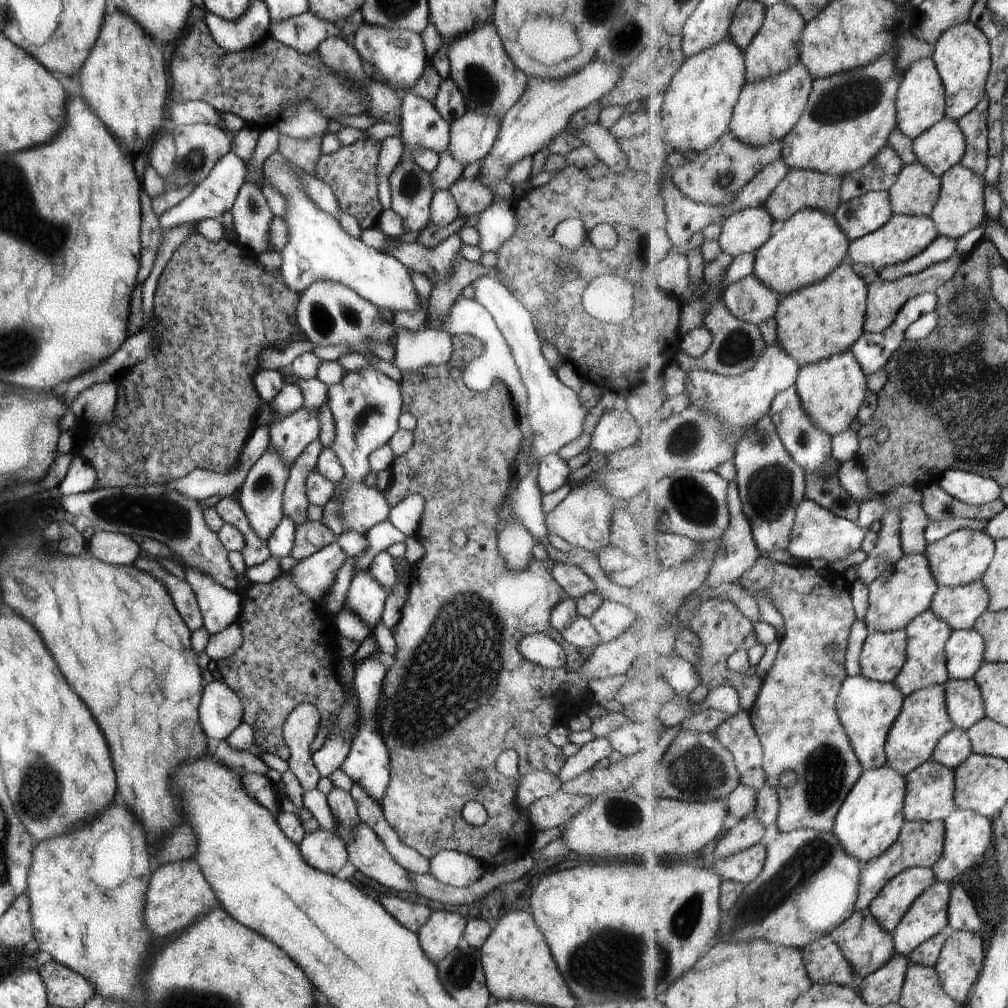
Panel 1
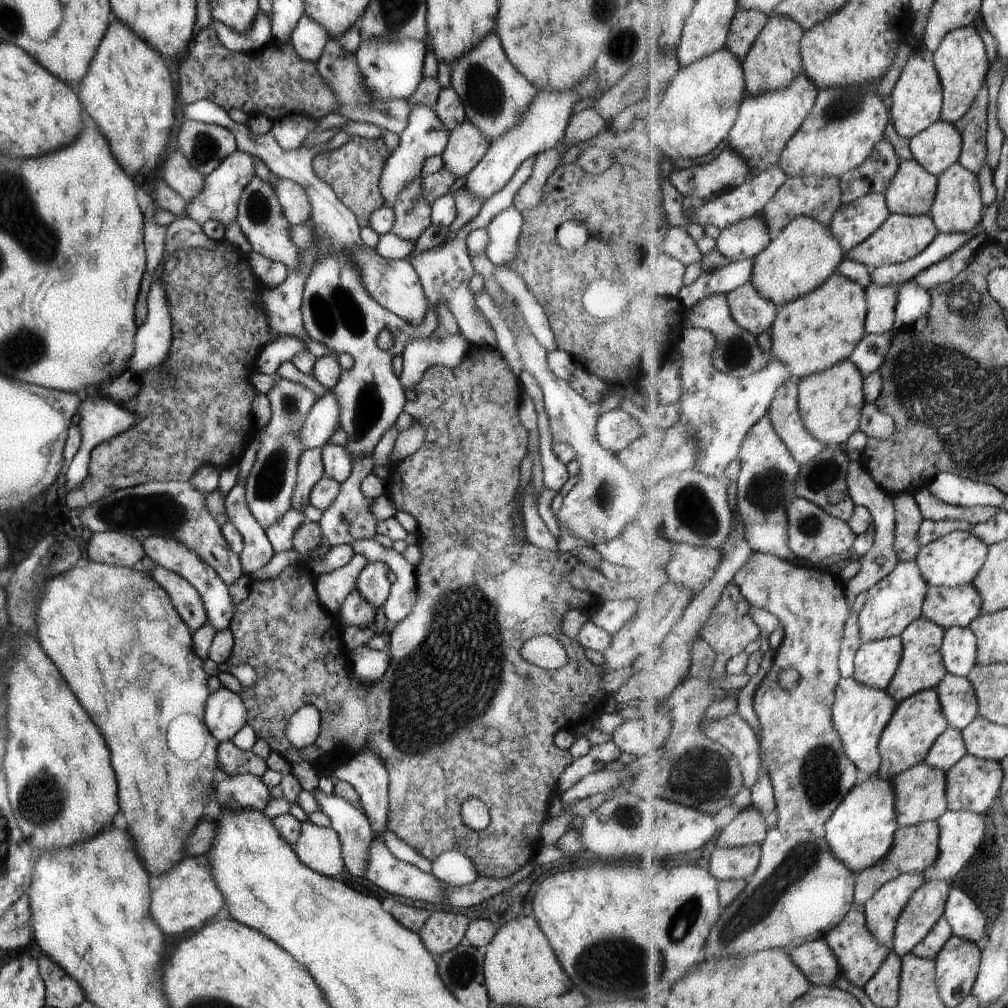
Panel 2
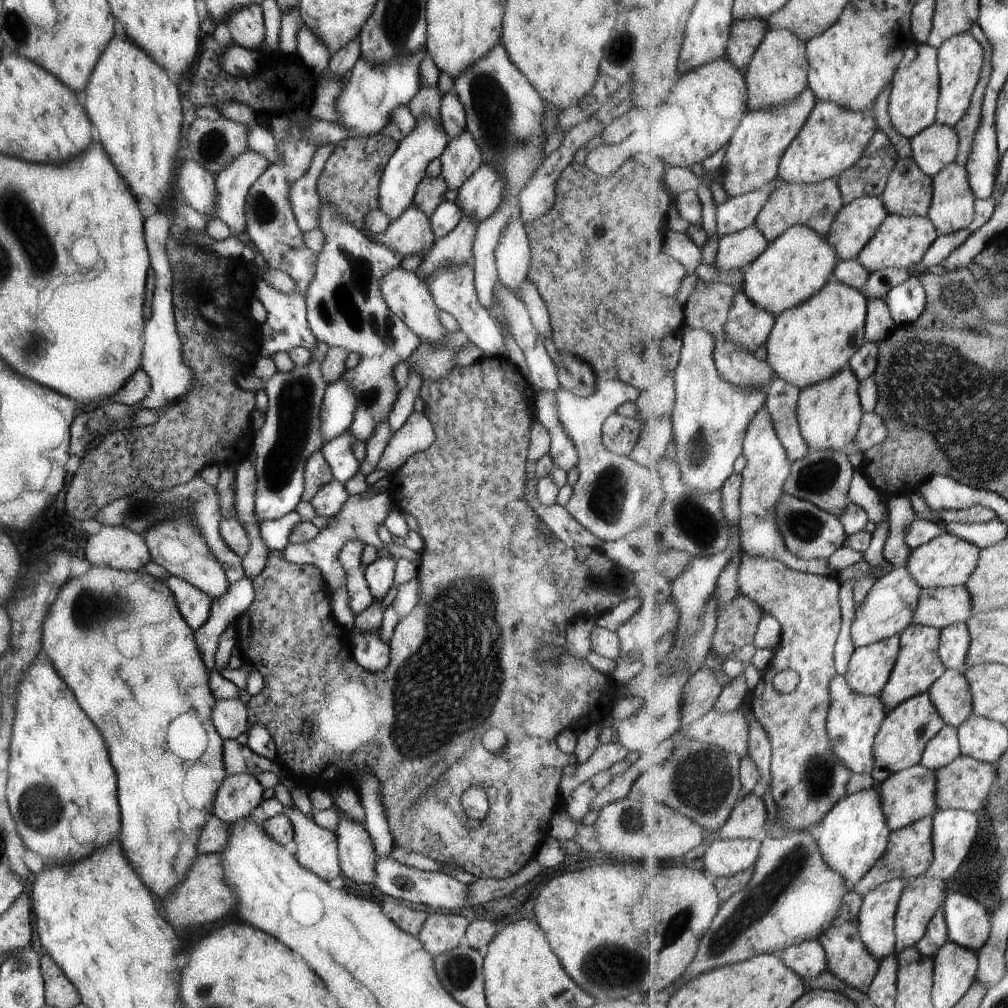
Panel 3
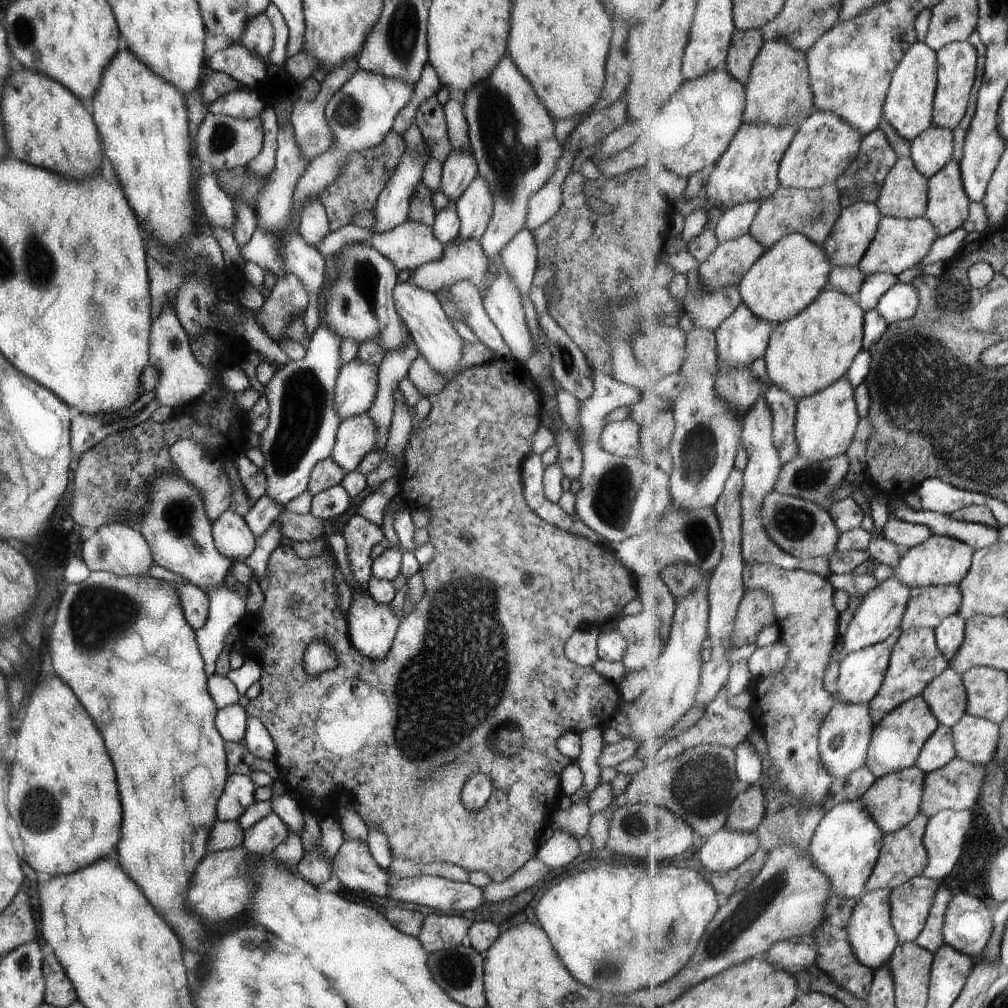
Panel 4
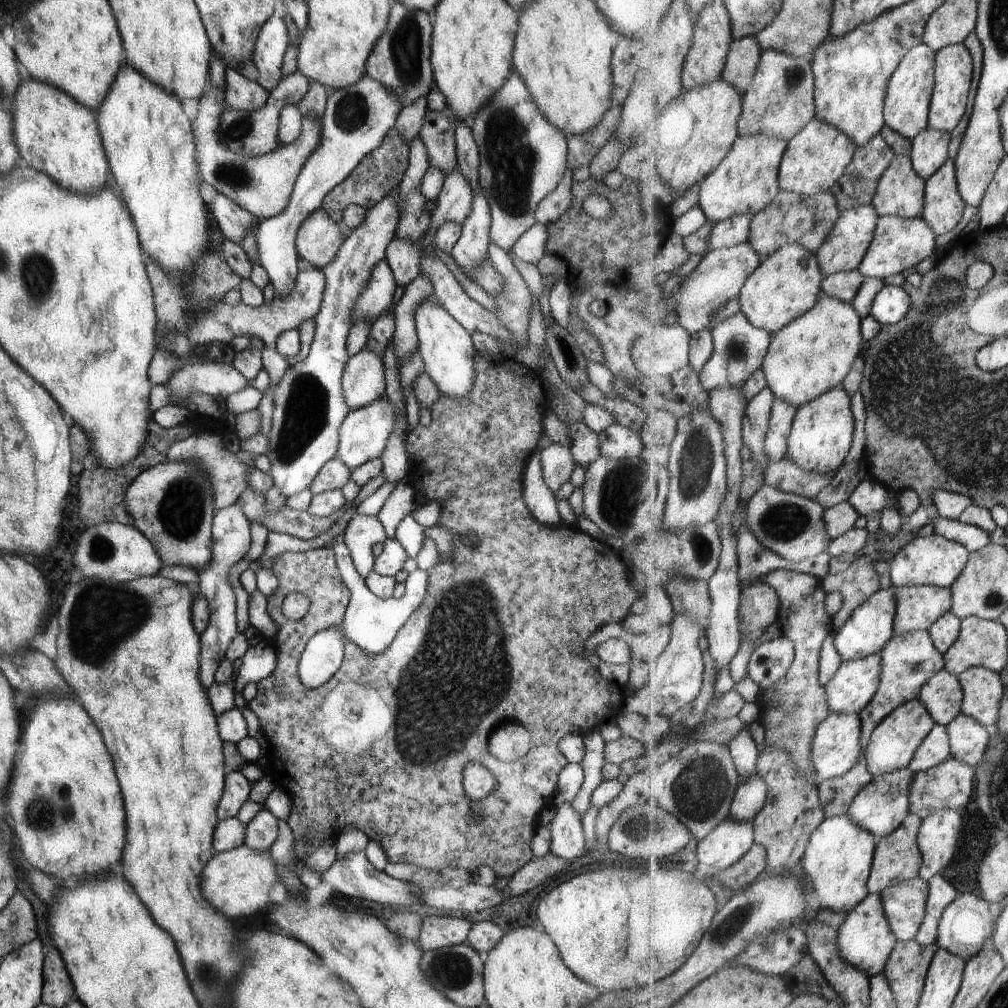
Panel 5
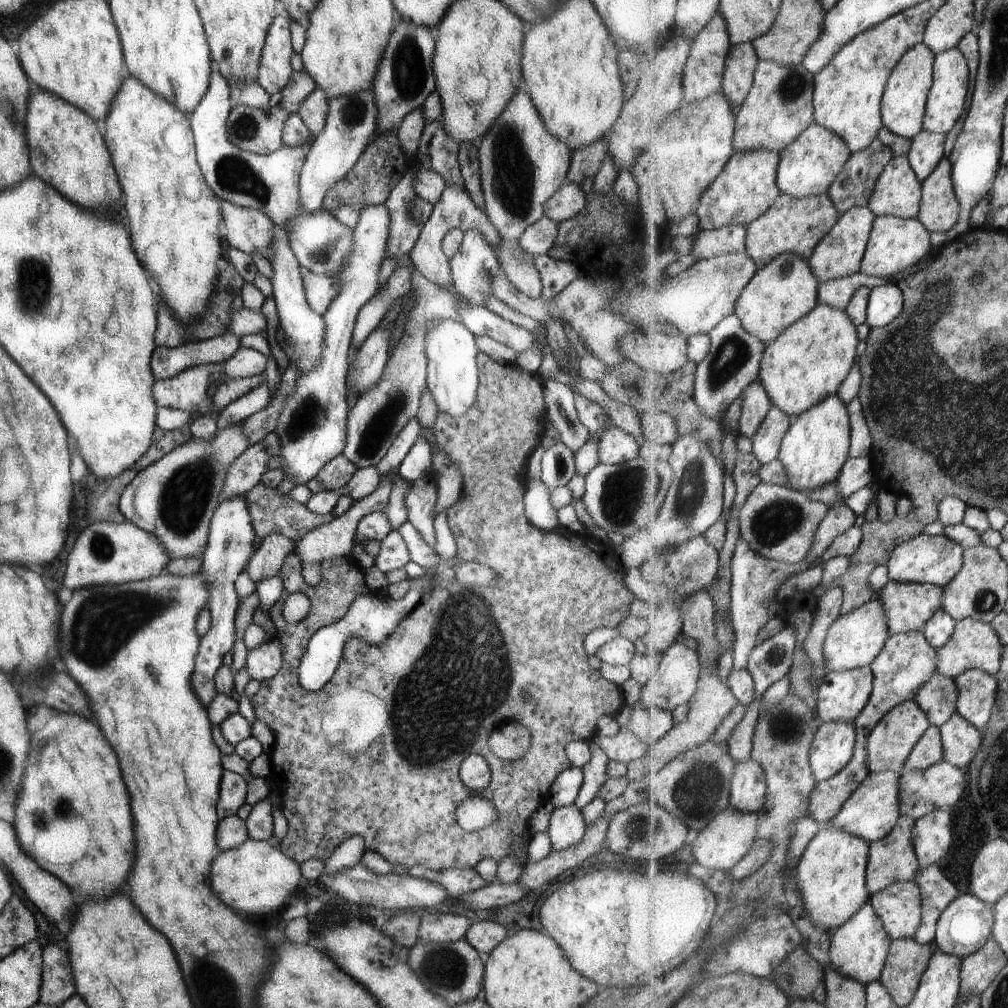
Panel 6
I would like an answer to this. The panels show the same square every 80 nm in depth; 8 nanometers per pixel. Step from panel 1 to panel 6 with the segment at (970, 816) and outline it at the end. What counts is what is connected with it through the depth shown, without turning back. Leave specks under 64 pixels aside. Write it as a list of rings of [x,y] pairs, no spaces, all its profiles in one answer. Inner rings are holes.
[[[937,809],[923,818],[916,819],[912,832],[912,843],[920,860],[920,868],[931,867],[947,856],[953,834],[951,834],[951,814],[948,809]]]

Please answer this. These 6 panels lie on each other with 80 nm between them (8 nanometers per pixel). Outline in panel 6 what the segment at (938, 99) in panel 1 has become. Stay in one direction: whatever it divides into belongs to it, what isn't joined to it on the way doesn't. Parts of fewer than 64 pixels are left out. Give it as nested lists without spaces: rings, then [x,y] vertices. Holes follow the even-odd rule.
[[[924,42],[910,48],[897,63],[882,100],[882,120],[892,133],[914,139],[924,130],[928,96],[934,81],[936,55]]]

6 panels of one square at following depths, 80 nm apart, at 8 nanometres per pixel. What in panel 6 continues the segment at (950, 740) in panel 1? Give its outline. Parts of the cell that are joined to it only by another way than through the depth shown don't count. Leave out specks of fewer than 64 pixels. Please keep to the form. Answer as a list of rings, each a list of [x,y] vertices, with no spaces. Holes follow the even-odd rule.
[[[929,727],[920,742],[913,748],[906,760],[909,770],[925,770],[944,760],[944,748],[940,727]]]

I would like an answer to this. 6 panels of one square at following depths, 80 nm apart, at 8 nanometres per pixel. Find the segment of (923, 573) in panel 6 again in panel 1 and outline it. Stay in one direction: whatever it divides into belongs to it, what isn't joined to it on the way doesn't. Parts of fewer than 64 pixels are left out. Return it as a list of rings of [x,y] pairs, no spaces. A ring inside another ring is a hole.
[[[961,529],[939,542],[928,544],[923,553],[928,556],[928,563],[937,584],[940,587],[955,588],[982,580],[996,553],[995,543],[996,541],[983,531]]]

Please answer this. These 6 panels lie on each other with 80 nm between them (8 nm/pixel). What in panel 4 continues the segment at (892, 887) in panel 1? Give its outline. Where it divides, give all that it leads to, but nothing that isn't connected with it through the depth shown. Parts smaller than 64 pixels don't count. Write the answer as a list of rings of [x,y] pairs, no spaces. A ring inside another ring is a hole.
[[[891,888],[866,891],[857,900],[856,910],[853,911],[848,924],[848,941],[852,945],[855,956],[874,971],[887,965],[893,952],[900,945],[900,940],[892,923],[891,898]]]

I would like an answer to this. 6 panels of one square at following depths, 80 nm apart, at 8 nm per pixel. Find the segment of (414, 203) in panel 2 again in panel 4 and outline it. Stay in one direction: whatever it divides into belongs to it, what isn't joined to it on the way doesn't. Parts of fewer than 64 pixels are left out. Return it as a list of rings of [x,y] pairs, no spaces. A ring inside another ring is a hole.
[[[409,219],[403,221],[399,226],[379,234],[371,233],[370,230],[357,227],[357,236],[359,236],[360,243],[365,242],[377,250],[382,257],[389,259],[397,272],[406,270],[410,274],[423,263],[439,259],[444,249],[444,246],[433,236],[431,228],[426,224],[410,221]]]

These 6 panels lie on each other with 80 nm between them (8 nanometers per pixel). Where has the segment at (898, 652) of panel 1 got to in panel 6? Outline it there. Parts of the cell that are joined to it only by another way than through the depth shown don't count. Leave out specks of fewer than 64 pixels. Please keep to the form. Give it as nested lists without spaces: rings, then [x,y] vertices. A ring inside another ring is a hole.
[[[869,667],[825,674],[818,688],[818,717],[825,723],[853,723],[868,706],[874,689]]]

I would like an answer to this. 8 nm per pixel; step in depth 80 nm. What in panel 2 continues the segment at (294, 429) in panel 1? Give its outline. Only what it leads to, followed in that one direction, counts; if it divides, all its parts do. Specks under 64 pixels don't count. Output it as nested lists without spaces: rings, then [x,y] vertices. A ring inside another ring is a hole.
[[[331,389],[311,404],[301,426],[297,428],[297,440],[304,449],[323,447],[339,426],[339,406]]]

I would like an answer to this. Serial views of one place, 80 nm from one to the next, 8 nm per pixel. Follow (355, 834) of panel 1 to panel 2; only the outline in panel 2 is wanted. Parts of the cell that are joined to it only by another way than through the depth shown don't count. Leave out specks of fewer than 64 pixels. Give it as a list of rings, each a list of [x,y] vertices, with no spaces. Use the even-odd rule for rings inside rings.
[[[375,836],[369,840],[369,850],[367,850],[365,862],[367,864],[365,864],[365,870],[363,870],[363,877],[389,894],[435,904],[443,903],[443,900],[445,900],[445,894],[441,890],[441,886],[446,886],[445,883],[437,880],[431,873],[423,874],[415,866],[409,866],[409,864],[394,858],[387,846],[383,842],[379,842]]]

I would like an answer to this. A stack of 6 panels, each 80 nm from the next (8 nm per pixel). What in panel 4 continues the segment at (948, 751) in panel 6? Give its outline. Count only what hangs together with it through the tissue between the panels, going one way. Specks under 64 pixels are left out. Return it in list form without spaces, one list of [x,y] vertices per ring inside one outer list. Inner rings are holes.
[[[967,712],[952,729],[957,757],[978,765],[986,765],[995,757],[1000,743],[998,724]]]

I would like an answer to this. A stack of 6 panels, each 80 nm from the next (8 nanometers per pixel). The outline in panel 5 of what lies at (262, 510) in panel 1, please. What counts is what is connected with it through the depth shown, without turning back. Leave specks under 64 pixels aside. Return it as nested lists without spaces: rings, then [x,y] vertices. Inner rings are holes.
[[[395,188],[379,202],[376,202],[373,207],[366,210],[363,222],[349,230],[349,234],[345,236],[345,240],[341,243],[333,260],[330,260],[329,264],[321,269],[325,277],[325,286],[319,310],[313,317],[315,322],[314,335],[307,357],[286,370],[274,388],[274,409],[269,430],[265,434],[269,439],[266,457],[270,469],[267,472],[271,475],[272,486],[280,488],[285,498],[308,487],[321,466],[335,457],[339,444],[339,426],[350,411],[343,396],[341,377],[345,363],[349,358],[346,353],[346,336],[353,324],[351,311],[357,297],[368,285],[372,268],[385,256],[387,243],[394,237],[398,216]]]

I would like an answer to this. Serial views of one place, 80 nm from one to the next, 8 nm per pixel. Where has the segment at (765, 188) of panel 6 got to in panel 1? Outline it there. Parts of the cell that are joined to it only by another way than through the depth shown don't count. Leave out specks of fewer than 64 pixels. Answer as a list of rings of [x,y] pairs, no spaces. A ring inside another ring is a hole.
[[[801,62],[779,76],[747,84],[740,94],[730,131],[743,144],[752,147],[781,141],[797,126],[805,107],[808,106],[814,87],[812,73]]]

